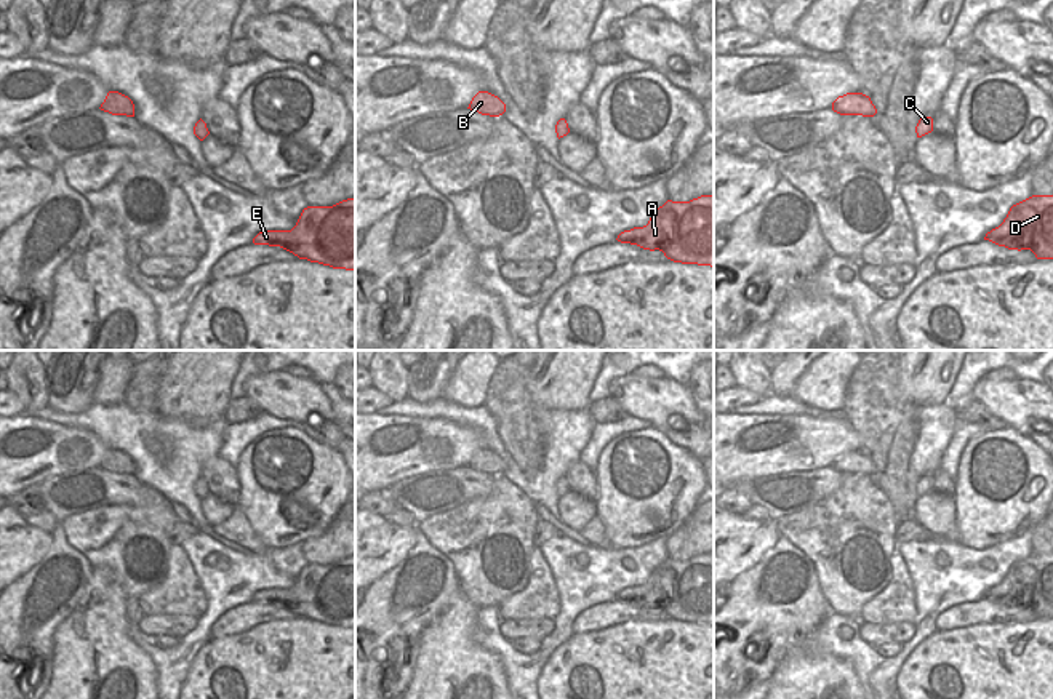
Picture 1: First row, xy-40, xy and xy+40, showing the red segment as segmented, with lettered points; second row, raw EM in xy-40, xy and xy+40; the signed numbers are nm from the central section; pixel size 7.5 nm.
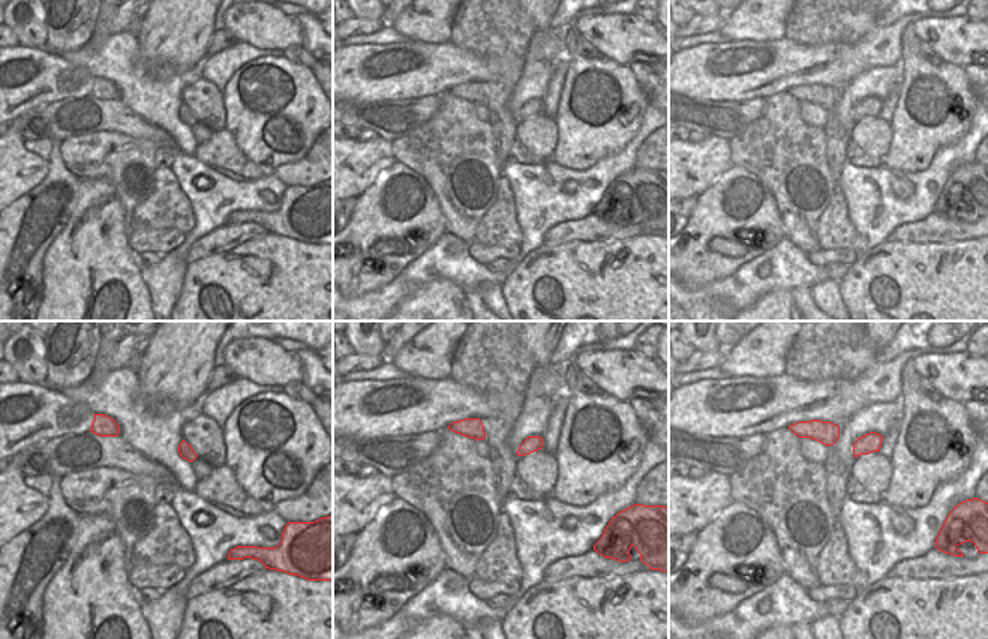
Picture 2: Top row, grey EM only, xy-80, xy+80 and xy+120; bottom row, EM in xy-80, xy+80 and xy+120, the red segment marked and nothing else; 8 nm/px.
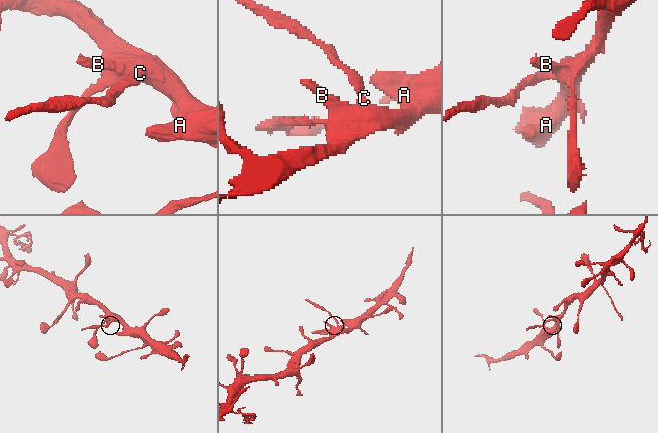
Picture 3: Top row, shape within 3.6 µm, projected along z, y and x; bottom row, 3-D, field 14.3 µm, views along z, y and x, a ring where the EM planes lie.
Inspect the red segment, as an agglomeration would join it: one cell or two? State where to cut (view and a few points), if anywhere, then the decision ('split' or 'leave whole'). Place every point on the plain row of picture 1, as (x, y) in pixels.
no cut; leave whole

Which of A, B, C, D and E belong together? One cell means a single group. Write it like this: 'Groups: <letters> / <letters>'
Groups: A B C D E.

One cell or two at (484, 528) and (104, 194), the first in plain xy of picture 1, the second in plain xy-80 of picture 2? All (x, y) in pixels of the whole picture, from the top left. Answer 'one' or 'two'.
two

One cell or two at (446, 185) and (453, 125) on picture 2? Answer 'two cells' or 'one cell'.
one cell

